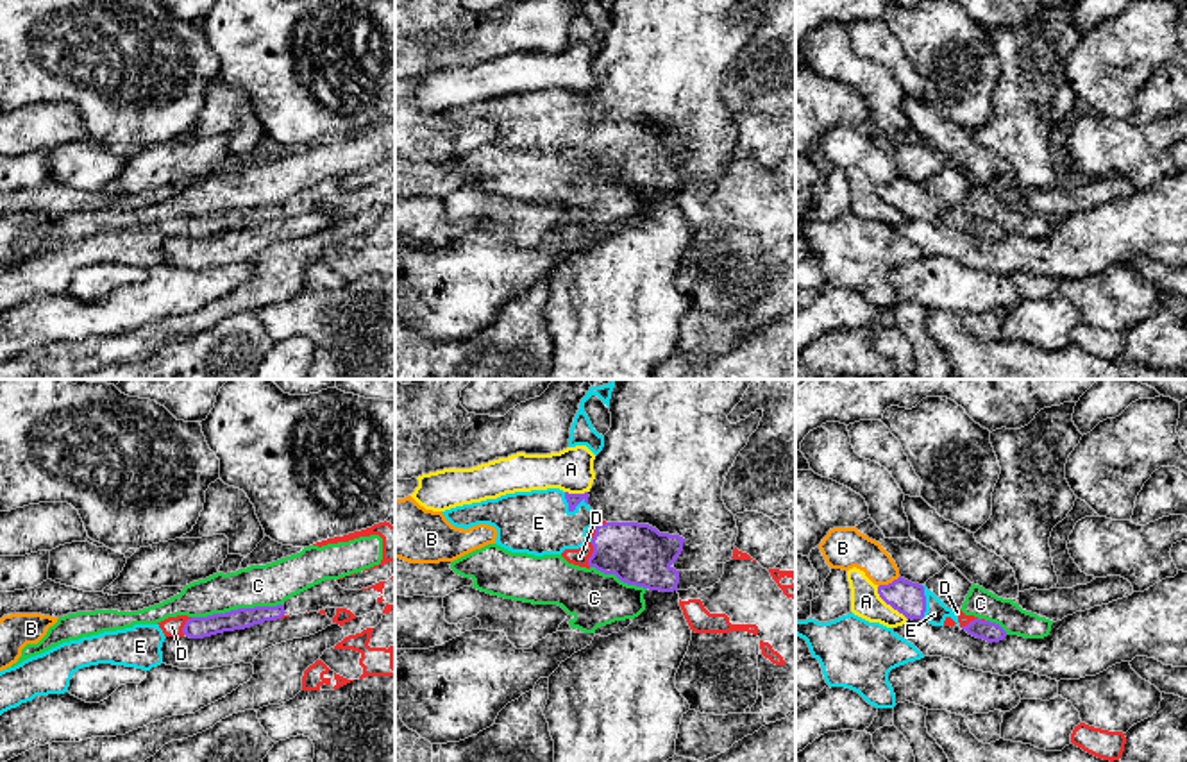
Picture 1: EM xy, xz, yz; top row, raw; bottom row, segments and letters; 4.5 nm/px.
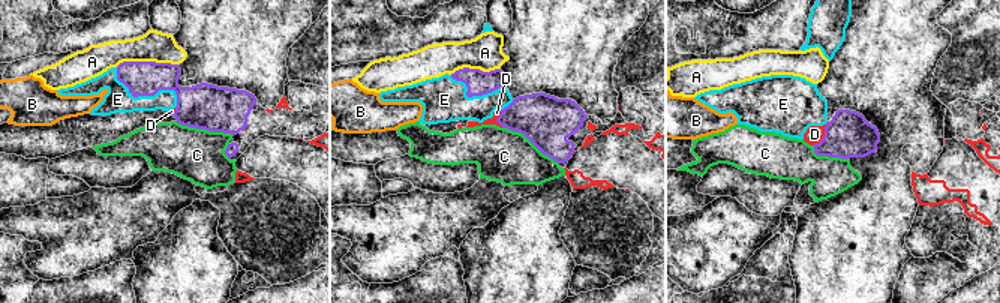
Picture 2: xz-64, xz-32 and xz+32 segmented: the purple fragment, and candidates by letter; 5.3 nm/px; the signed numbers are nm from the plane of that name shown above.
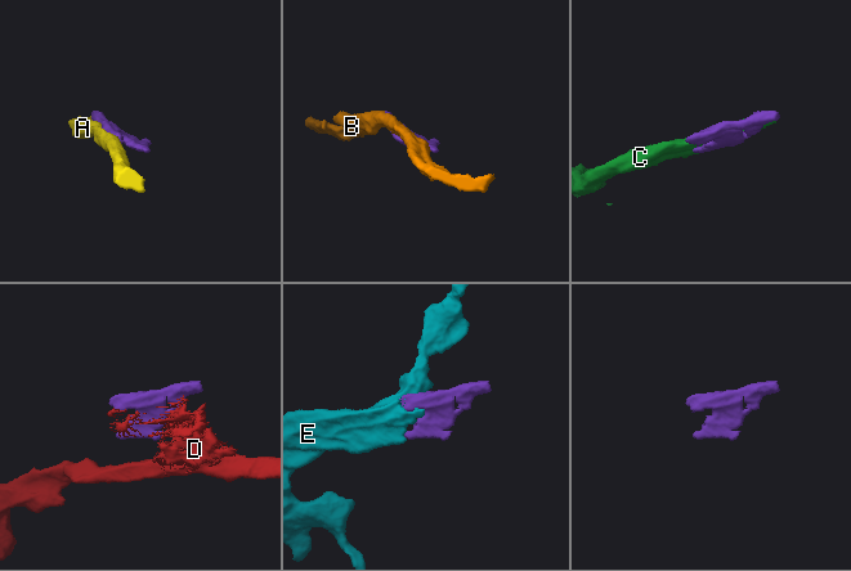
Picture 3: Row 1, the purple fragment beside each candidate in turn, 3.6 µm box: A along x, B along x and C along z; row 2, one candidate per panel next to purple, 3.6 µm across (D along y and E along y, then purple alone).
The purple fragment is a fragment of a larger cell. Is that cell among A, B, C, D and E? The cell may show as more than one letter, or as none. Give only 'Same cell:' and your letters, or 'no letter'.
Same cell: E

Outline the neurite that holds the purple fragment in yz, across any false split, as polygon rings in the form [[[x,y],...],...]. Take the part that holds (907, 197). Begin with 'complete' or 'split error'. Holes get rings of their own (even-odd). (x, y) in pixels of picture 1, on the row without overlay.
split error; [[[897,177],[888,184],[878,186],[880,197],[906,218],[922,218],[933,225],[944,225],[951,216],[958,225],[958,215],[944,204],[926,184]]]

